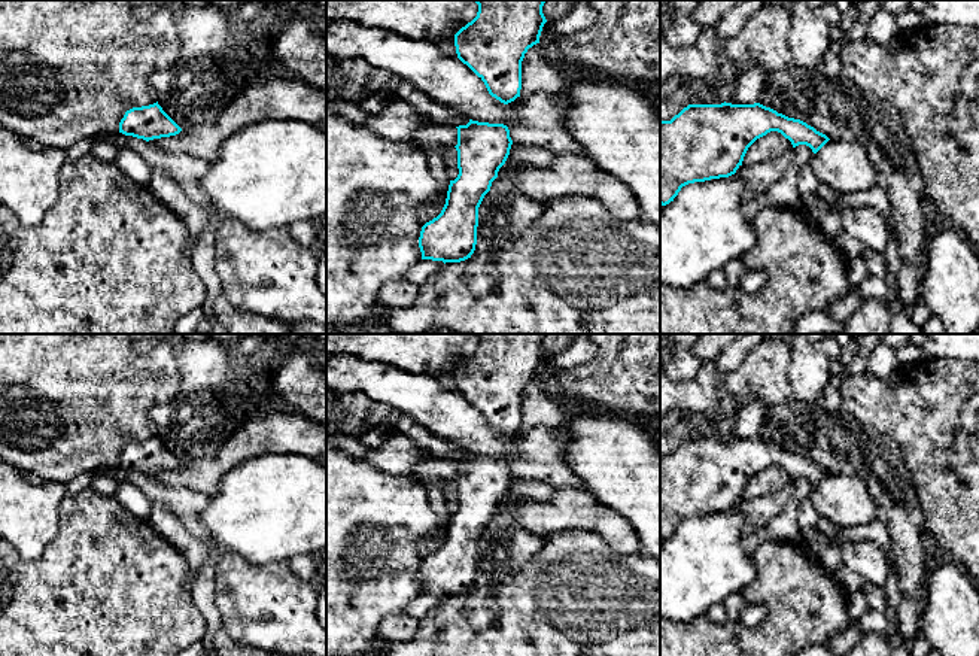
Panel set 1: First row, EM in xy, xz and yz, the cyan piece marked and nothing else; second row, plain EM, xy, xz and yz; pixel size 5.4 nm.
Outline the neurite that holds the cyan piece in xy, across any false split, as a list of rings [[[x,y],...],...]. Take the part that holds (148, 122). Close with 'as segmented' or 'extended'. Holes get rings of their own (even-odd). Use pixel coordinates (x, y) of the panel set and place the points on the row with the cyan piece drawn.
[[[156,103],[133,107],[119,122],[119,133],[143,139],[146,142],[176,136],[182,128]]] | as segmented

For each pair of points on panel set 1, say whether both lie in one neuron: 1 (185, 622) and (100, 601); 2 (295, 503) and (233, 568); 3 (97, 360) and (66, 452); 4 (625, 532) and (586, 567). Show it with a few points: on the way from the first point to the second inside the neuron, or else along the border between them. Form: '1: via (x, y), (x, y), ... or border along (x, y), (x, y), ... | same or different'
1: via (164, 620), (121, 614) | same
2: border along (216, 553), (237, 553), (254, 564), (276, 562) | different
3: via (75, 382), (70, 386), (69, 430) | same
4: border along (578, 530), (596, 532), (620, 553), (642, 553) | different

